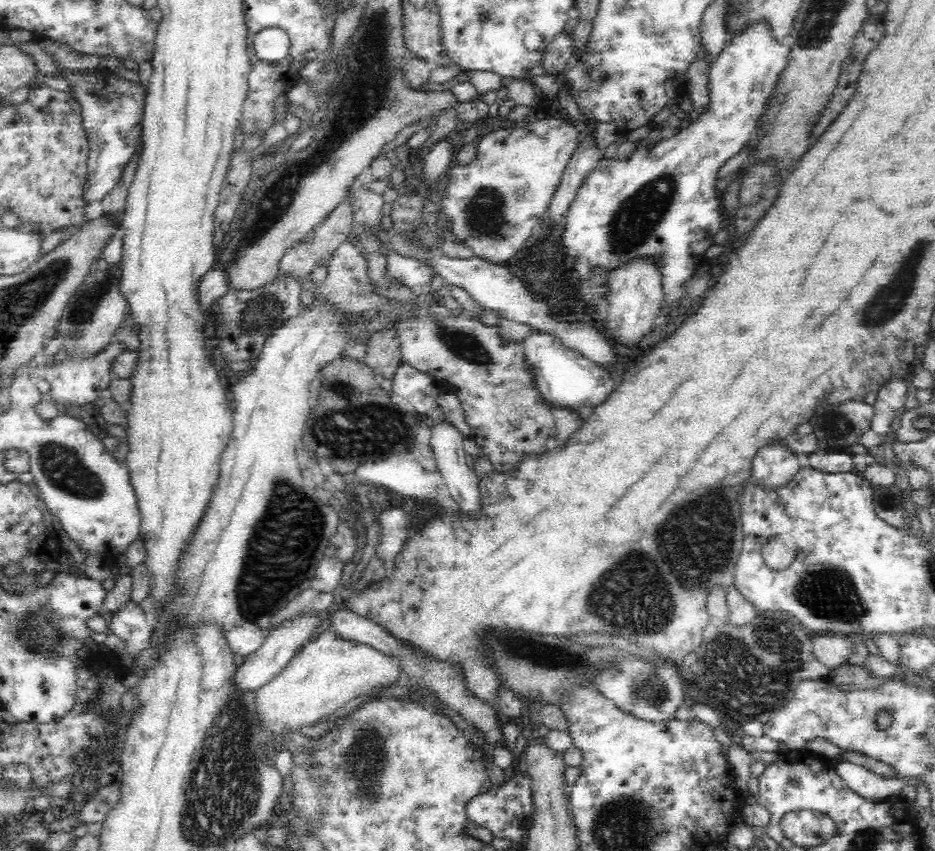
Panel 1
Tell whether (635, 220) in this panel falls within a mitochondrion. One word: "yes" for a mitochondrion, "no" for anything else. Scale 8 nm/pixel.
yes

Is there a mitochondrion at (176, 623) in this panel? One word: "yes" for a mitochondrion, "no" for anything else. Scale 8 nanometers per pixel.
no

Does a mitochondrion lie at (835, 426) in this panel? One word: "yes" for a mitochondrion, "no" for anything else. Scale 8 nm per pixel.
yes

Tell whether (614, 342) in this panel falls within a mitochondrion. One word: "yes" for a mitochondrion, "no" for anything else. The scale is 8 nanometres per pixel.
no

